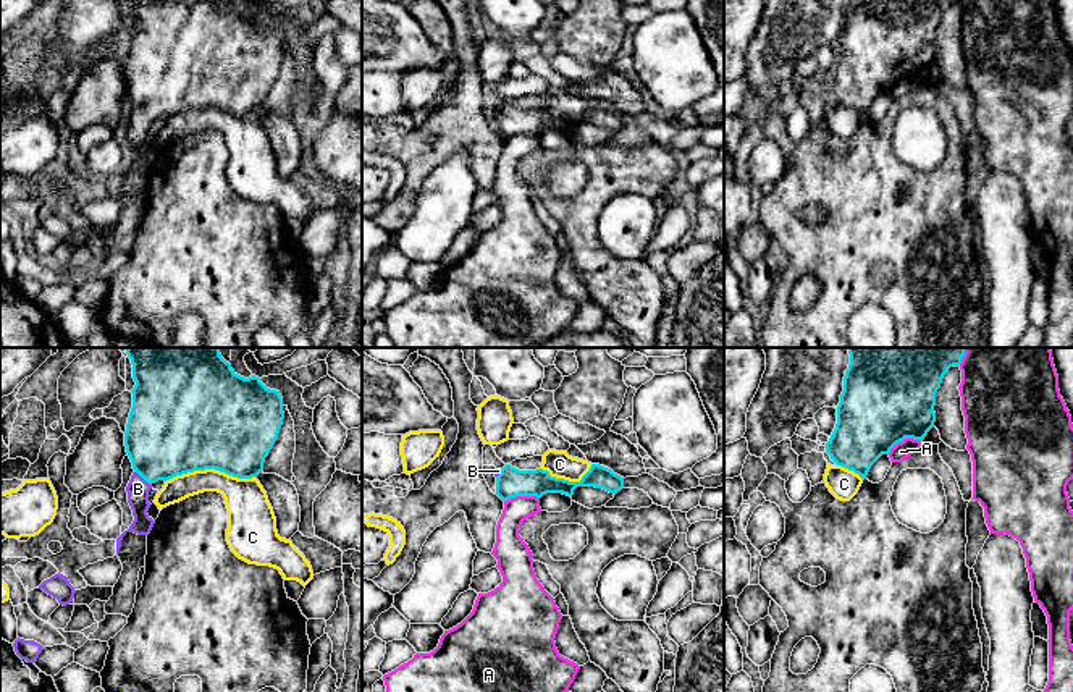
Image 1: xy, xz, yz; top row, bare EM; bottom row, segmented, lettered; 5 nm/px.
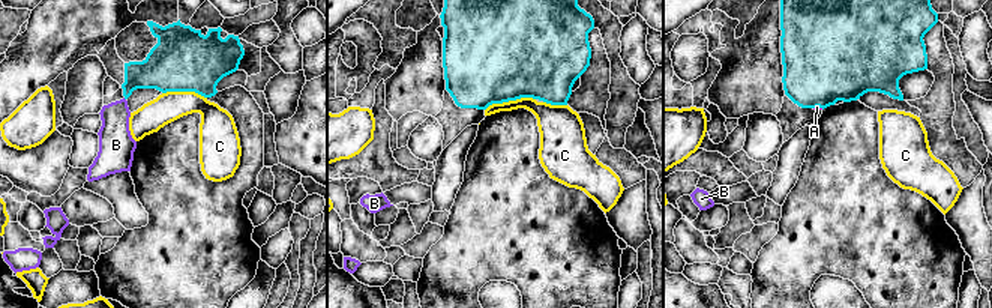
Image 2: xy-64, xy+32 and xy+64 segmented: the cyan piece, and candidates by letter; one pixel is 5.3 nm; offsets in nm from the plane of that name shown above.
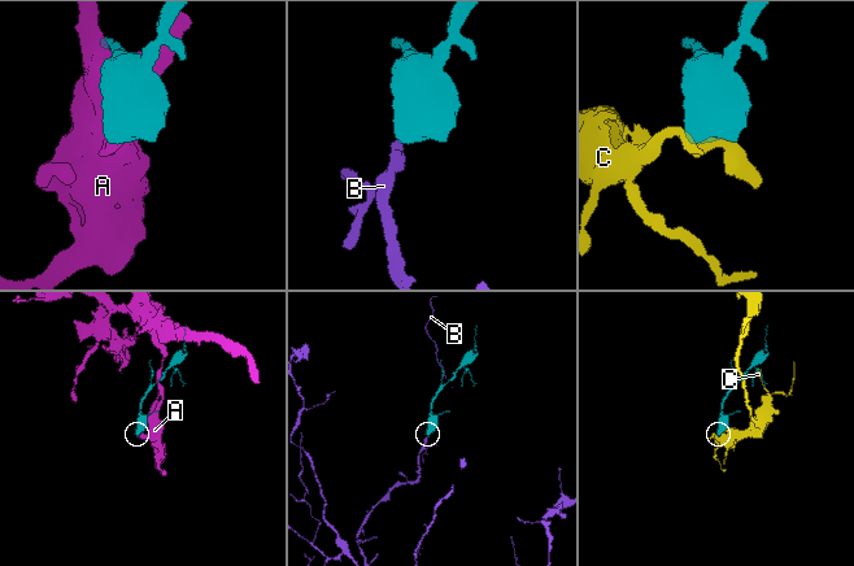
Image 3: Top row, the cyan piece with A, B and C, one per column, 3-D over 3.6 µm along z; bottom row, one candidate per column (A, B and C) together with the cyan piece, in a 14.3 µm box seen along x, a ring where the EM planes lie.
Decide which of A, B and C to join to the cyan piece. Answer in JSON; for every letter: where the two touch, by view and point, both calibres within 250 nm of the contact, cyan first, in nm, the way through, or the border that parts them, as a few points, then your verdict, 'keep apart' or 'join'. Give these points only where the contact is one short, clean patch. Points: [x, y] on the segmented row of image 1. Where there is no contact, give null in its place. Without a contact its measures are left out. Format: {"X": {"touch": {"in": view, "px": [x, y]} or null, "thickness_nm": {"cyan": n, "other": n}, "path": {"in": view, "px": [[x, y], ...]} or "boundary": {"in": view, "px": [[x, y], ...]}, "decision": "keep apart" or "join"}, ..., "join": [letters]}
{"A": {"touch": {"in": "yz", "px": [904, 438]}, "thickness_nm": {"cyan": 460, "other": 90}, "decision": "keep apart"}, "B": {"touch": {"in": "xy", "px": [143, 477]}, "thickness_nm": {"cyan": 420, "other": 110}, "path": {"in": "xy", "px": [[167, 434], [143, 477], [138, 489]]}, "decision": "join"}, "C": {"touch": {"in": "xy", "px": [209, 468]}, "thickness_nm": {"cyan": 500, "other": 200}, "boundary": {"in": "xy", "px": [[254, 476], [233, 477], [214, 469], [194, 469], [165, 482]]}, "decision": "keep apart"}, "join": ["B"]}

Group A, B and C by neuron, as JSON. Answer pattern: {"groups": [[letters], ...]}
{"groups": [["A"], ["B"], ["C"]]}

